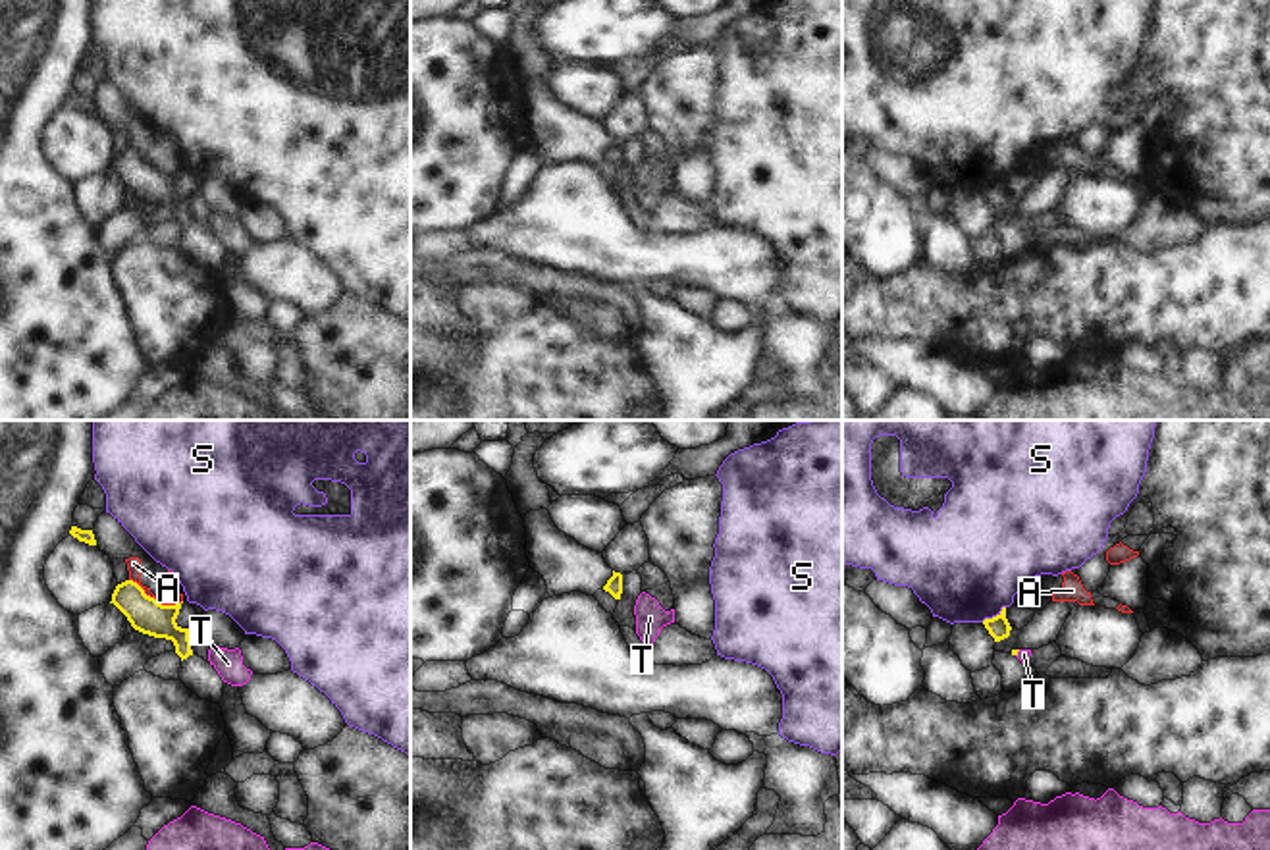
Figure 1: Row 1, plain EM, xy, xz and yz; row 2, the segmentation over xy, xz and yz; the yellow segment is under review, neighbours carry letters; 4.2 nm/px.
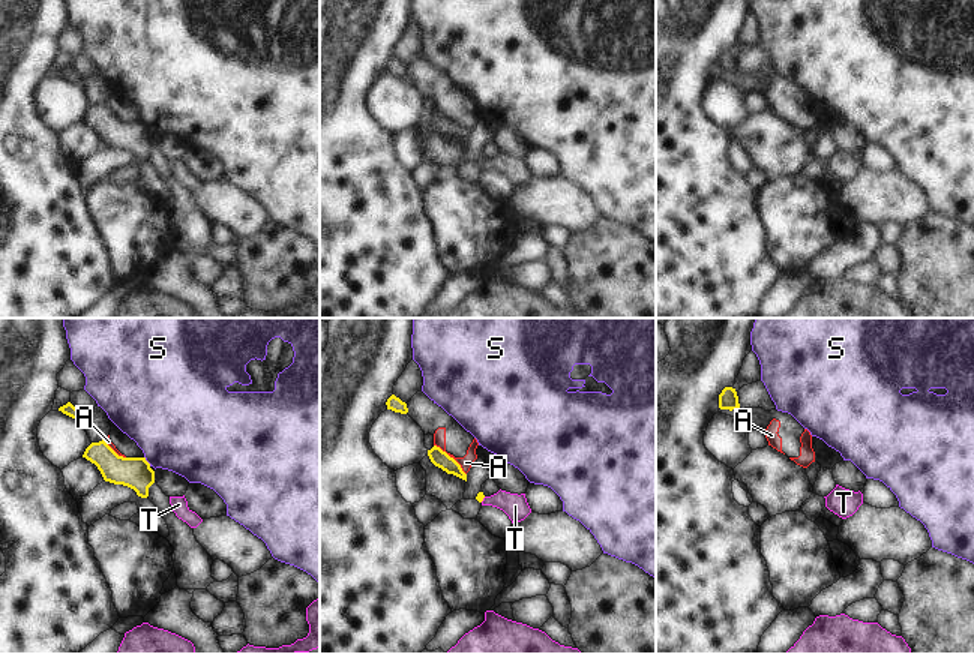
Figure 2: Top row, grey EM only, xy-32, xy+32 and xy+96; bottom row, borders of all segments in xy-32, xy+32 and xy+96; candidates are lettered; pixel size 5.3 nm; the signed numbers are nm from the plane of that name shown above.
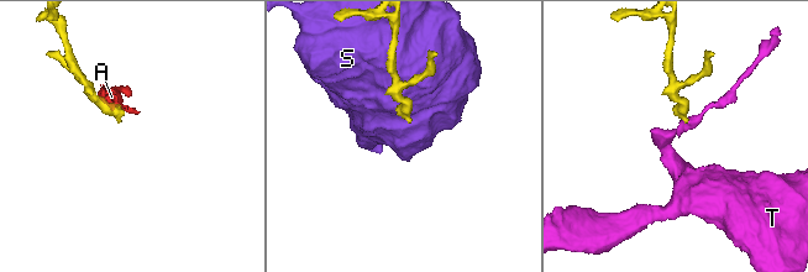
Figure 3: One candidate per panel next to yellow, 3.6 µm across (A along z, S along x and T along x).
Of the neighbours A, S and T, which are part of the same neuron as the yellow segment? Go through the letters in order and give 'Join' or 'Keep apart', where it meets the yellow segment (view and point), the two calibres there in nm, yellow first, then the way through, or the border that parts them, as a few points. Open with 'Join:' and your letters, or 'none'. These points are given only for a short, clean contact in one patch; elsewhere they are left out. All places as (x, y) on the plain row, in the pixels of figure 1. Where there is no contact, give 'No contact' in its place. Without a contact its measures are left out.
Join: T
A: Keep apart. Touches yellow at xy (155, 168). Thickness 150 nm (yellow) against 60 nm. Boundary: xy (130, 147), (162, 172), (182, 170)
S: Keep apart. Touches yellow at yz (993, 185). Thickness 90 nm (yellow) against 460 nm
T: Join. Touches yellow at yz (1016, 222). Thickness 30 nm (yellow) against 50 nm. Path across: yz (1014, 220), (1016, 222), (1024, 222)

